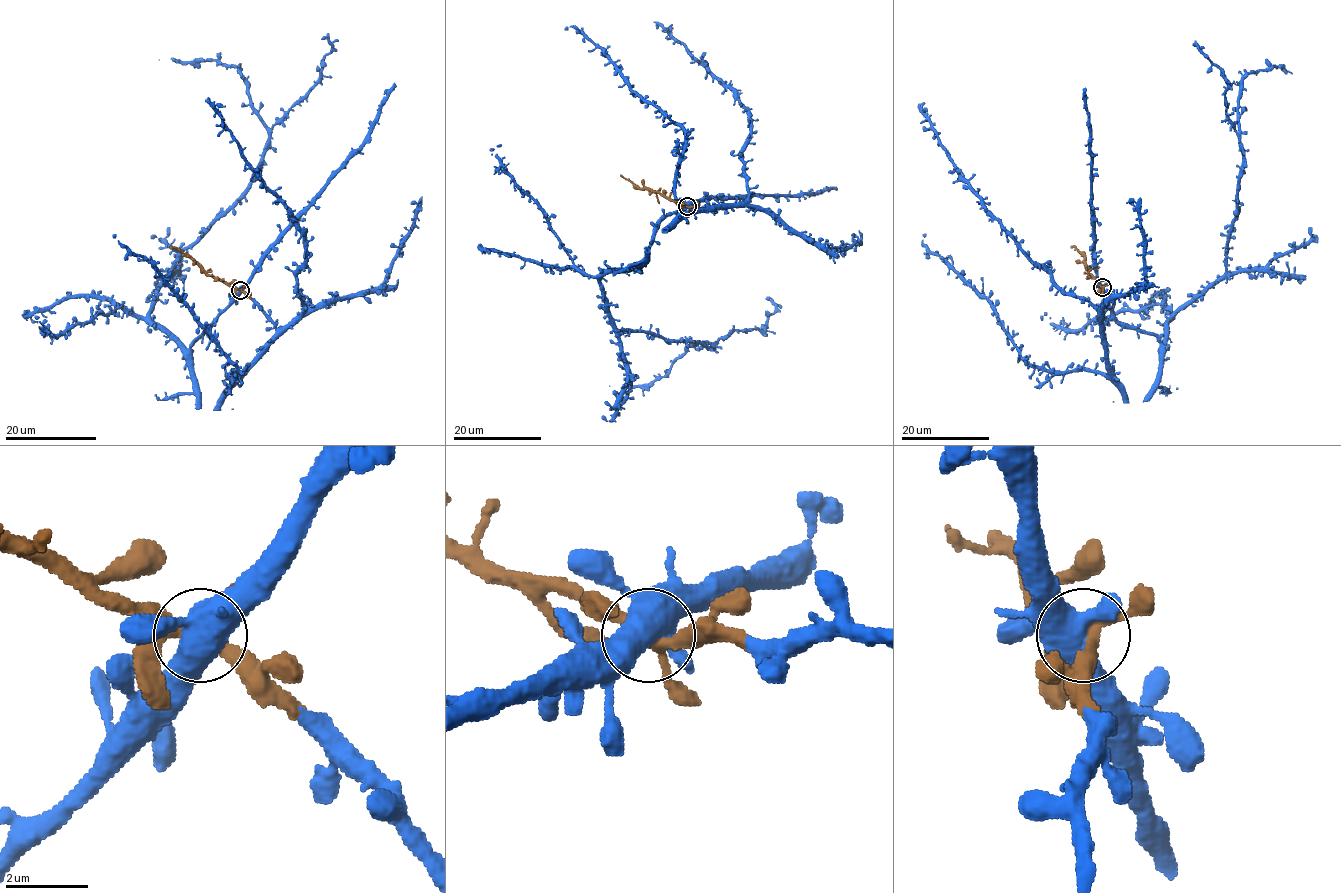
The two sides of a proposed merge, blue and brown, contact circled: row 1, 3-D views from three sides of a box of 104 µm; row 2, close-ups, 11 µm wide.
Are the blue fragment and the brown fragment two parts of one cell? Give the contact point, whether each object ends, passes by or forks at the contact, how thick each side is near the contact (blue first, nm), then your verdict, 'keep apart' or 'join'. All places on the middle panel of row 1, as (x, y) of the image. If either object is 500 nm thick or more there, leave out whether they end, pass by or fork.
(687, 206) | blue forks | brown forks | 480/280 nm | join

